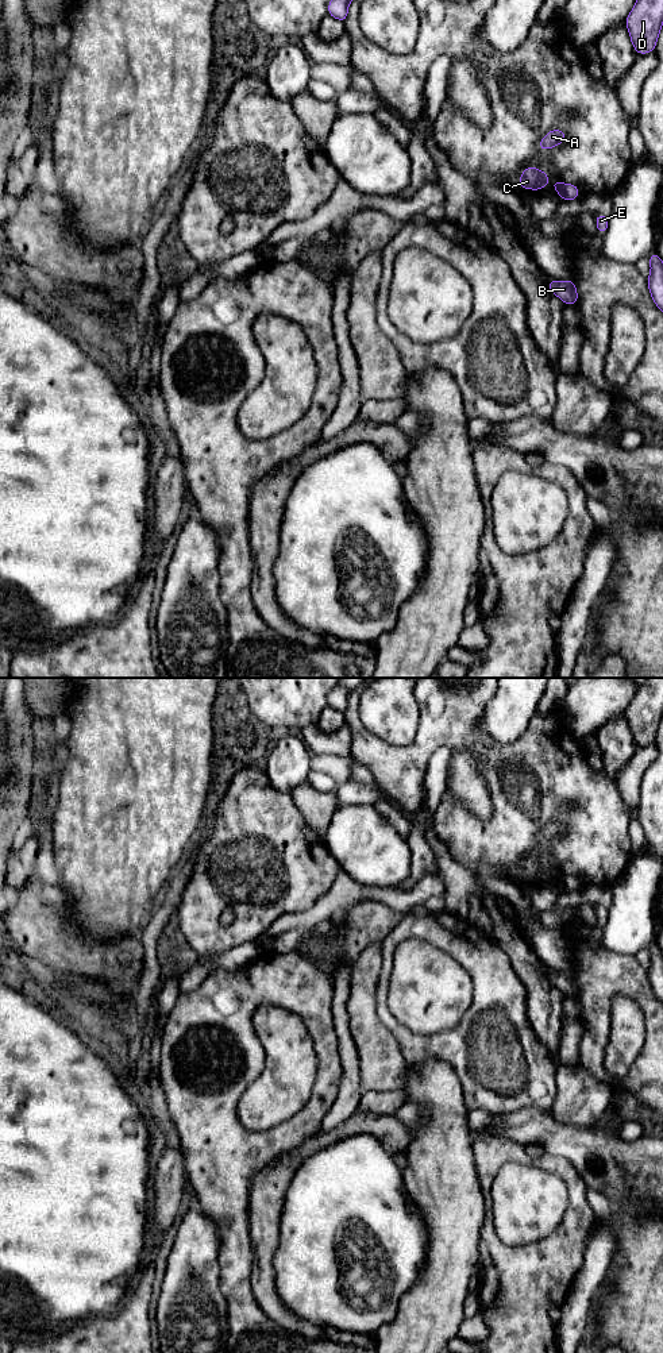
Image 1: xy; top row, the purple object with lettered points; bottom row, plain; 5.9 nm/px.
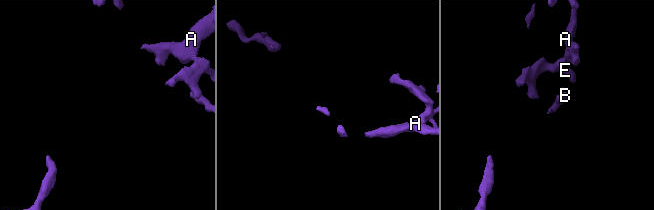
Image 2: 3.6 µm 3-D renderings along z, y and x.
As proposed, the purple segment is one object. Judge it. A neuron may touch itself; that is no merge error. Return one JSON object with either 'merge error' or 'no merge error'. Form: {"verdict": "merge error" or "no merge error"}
{"verdict": "merge error"}

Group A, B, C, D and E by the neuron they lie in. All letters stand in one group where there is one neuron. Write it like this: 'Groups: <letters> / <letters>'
Groups: A C D / B E

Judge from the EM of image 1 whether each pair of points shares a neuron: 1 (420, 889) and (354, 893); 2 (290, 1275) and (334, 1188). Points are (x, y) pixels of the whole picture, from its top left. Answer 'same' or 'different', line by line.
1: same
2: same

